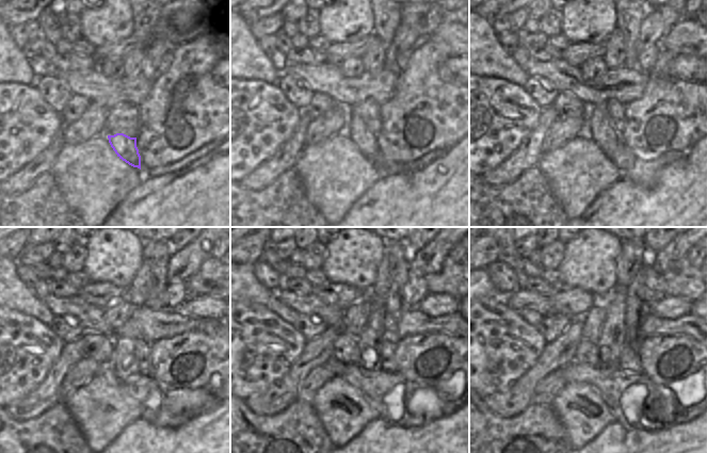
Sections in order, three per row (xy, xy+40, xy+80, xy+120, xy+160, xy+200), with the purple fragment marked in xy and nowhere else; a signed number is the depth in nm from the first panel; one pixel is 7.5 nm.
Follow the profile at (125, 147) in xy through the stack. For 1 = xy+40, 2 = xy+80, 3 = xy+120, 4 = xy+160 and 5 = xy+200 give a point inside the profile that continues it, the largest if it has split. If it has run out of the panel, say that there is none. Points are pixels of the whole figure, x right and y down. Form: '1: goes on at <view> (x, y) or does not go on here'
1: goes on at xy+40 (366, 141)
2: goes on at xy+80 (604, 133)
3: goes on at xy+120 (124, 361)
4: goes on at xy+160 (369, 341)
5: goes on at xy+200 (611, 342)

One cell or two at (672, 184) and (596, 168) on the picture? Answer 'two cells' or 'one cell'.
two cells

